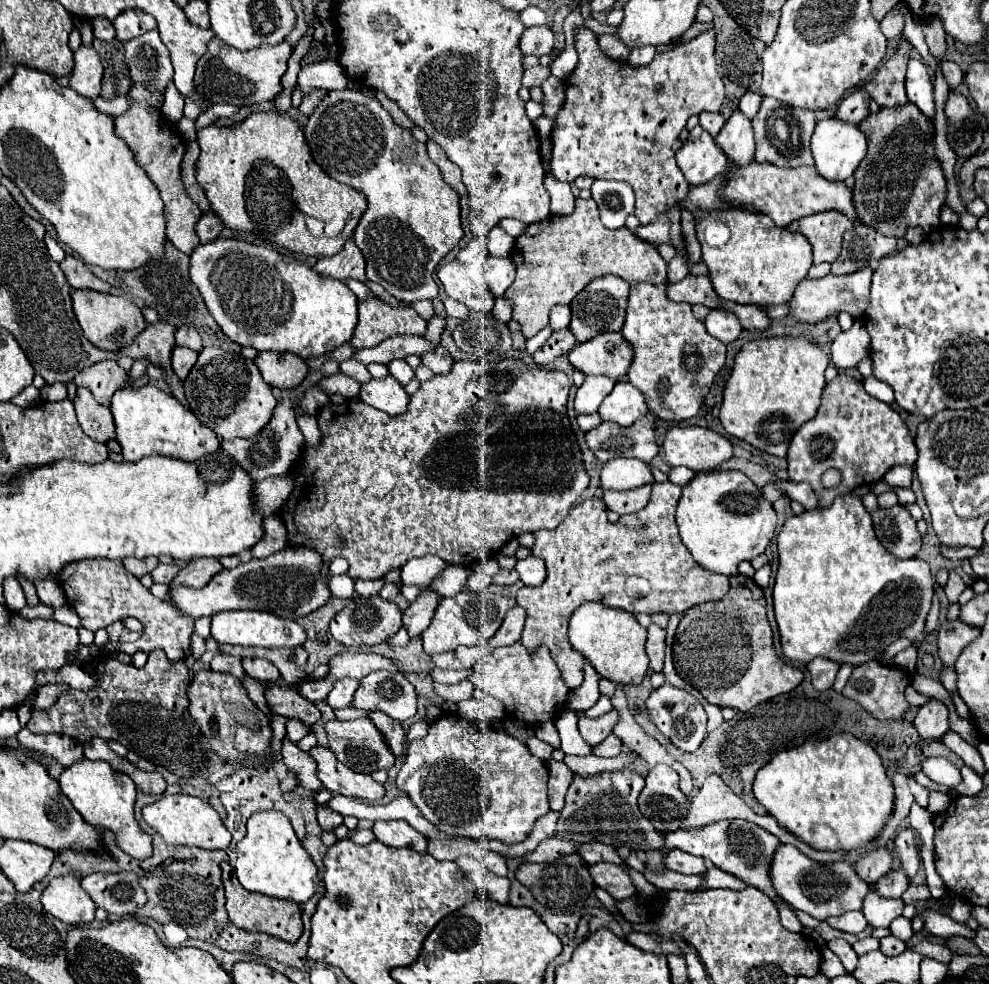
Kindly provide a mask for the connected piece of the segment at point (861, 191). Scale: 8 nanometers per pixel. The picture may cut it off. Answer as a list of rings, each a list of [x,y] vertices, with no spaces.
[[[911,102],[881,110],[871,118],[863,122],[869,150],[855,172],[853,186],[853,202],[859,220],[881,234],[895,238],[903,238],[909,226],[919,226],[925,232],[935,230],[939,226],[939,212],[945,204],[947,182],[935,158],[935,130],[931,122]]]

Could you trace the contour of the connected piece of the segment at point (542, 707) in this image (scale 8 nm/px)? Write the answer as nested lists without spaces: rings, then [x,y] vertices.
[[[515,642],[507,648],[495,648],[493,654],[473,666],[469,680],[477,688],[501,700],[509,716],[529,724],[541,724],[557,718],[563,712],[569,694],[569,688],[561,678],[561,670],[557,668],[549,650],[541,646],[535,652],[529,652],[521,642]]]

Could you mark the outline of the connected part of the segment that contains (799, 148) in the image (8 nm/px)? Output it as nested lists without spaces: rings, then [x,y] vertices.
[[[763,98],[761,108],[757,116],[751,120],[757,140],[757,152],[755,162],[767,162],[775,166],[805,166],[813,164],[809,140],[815,128],[815,114],[811,110],[799,110],[793,106],[787,106],[785,102],[779,102],[777,98]]]

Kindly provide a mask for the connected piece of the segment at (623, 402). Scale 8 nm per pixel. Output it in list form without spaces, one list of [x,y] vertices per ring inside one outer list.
[[[619,380],[613,392],[599,406],[599,416],[603,420],[613,420],[621,426],[631,426],[635,420],[649,414],[643,394],[627,380]]]

